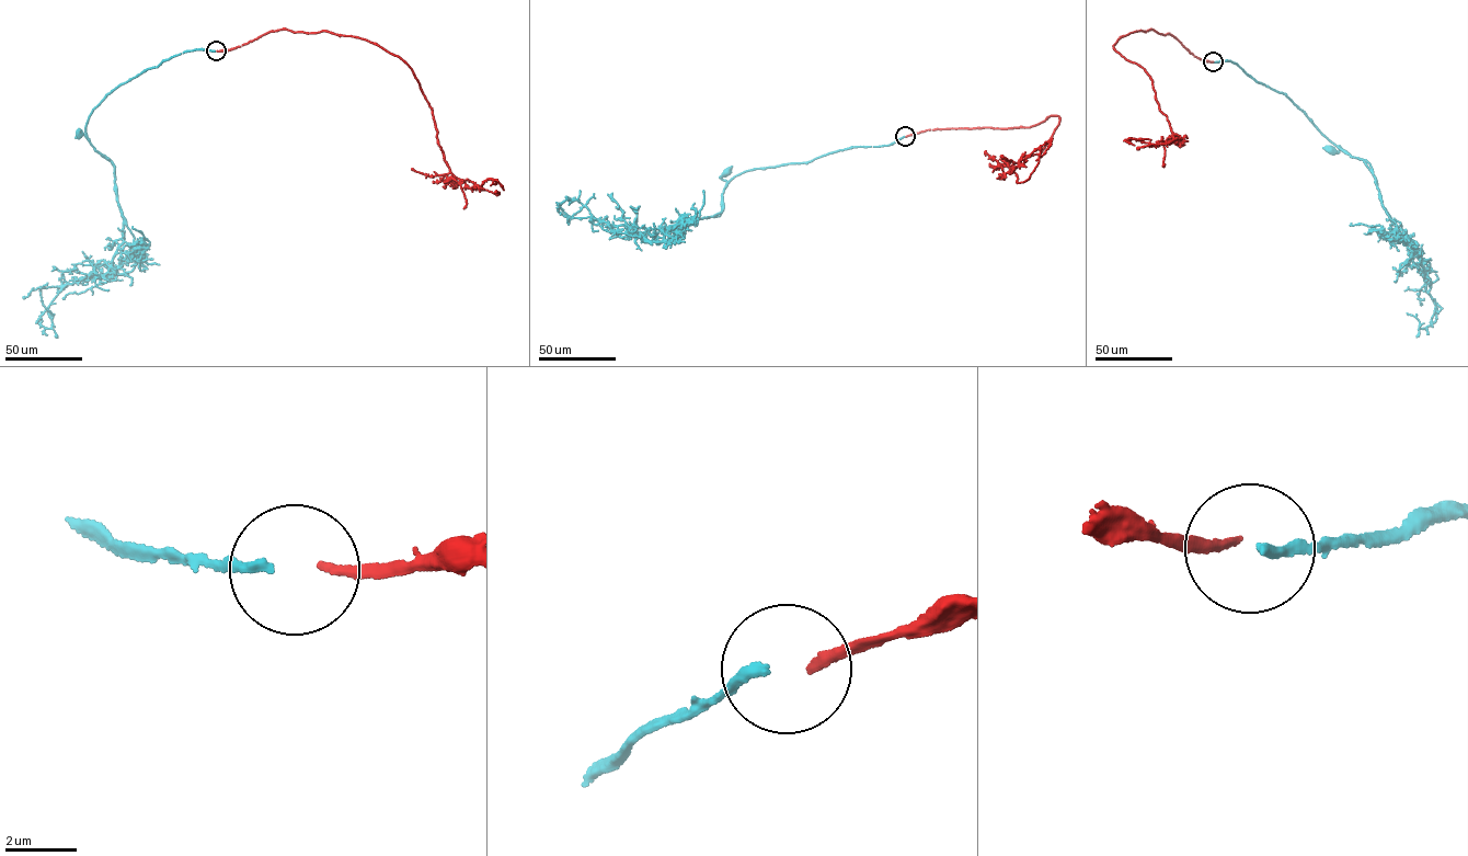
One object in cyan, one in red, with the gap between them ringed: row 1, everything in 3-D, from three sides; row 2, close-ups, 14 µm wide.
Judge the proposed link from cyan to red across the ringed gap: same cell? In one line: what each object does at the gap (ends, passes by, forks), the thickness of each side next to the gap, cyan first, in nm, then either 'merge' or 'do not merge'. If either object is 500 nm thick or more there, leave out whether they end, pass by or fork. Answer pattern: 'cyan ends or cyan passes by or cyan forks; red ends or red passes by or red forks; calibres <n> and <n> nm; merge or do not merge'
cyan ends; red ends; calibres 280 and 240 nm; merge

